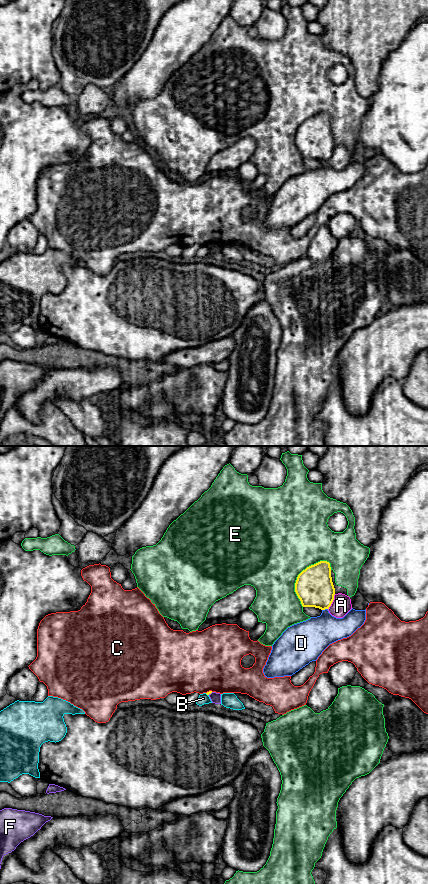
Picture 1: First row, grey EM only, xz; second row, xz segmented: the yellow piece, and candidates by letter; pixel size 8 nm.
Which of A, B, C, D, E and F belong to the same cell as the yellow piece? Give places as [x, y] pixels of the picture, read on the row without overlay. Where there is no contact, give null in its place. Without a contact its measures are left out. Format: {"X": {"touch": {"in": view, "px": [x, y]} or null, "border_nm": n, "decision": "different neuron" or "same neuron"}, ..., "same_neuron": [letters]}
{"A": {"touch": {"in": "xz", "px": [332, 153]}, "border_nm": 140, "decision": "different neuron"}, "B": {"touch": {"in": "xz", "px": [207, 246]}, "border_nm": 40, "decision": "different neuron"}, "C": {"touch": {"in": "xz", "px": [209, 243]}, "border_nm": 60, "decision": "different neuron"}, "D": {"touch": {"in": "xz", "px": [324, 161]}, "border_nm": 50, "decision": "different neuron"}, "E": {"touch": {"in": "xz", "px": [298, 128]}, "border_nm": 420, "decision": "different neuron"}, "F": {"touch": {"in": "xz", "px": [210, 245]}, "border_nm": 40, "decision": "different neuron"}, "same_neuron": []}

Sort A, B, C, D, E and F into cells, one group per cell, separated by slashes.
A / B / C / D / E / F

